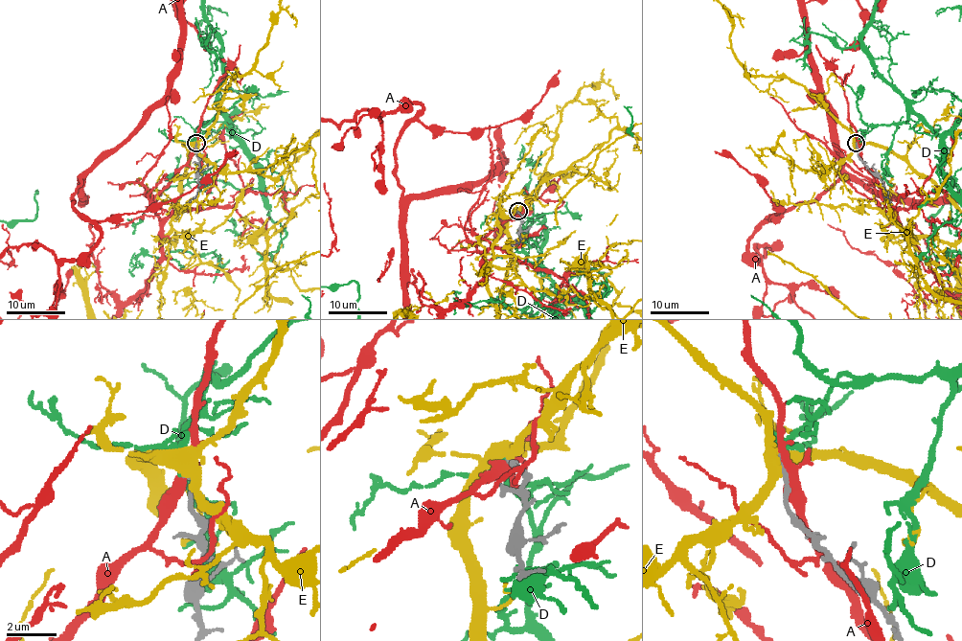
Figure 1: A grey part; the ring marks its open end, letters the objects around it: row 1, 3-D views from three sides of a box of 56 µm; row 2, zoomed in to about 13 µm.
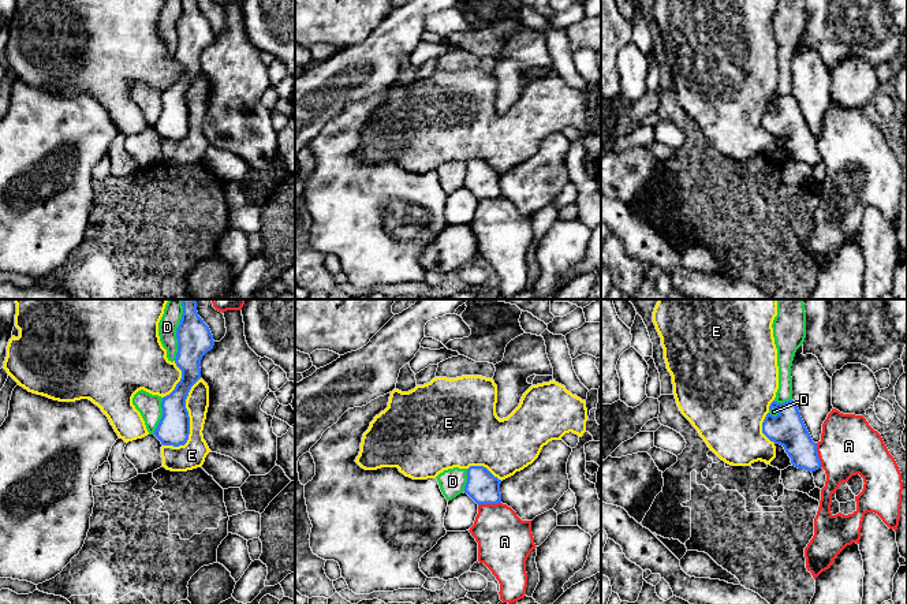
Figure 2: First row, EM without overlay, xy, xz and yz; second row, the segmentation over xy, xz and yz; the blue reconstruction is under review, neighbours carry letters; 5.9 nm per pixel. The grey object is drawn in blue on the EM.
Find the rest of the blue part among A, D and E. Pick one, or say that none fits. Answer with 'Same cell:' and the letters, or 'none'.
Same cell: none

